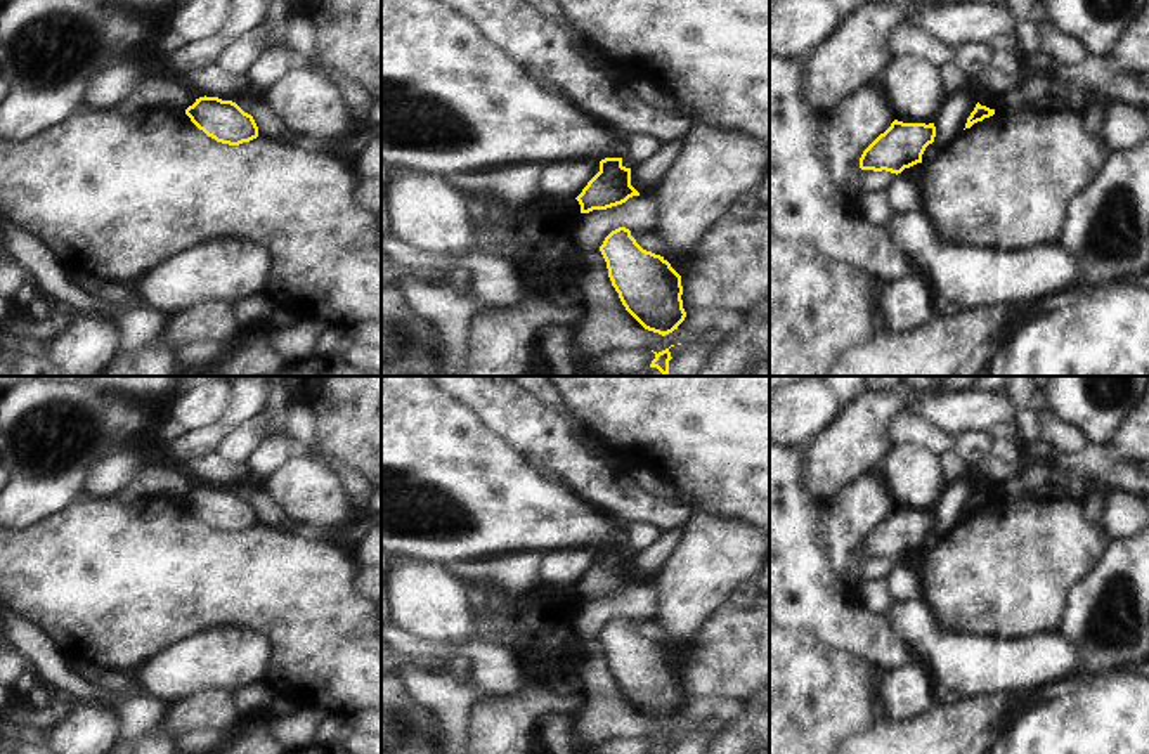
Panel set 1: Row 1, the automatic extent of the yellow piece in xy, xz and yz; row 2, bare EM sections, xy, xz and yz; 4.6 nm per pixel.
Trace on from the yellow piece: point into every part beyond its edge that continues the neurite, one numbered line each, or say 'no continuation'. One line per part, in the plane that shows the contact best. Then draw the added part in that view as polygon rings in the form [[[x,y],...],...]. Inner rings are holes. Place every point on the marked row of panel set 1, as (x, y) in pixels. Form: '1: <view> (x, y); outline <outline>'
no continuation

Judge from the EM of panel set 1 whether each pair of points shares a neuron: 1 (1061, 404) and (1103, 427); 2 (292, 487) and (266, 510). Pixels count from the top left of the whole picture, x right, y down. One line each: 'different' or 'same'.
1: same
2: different

